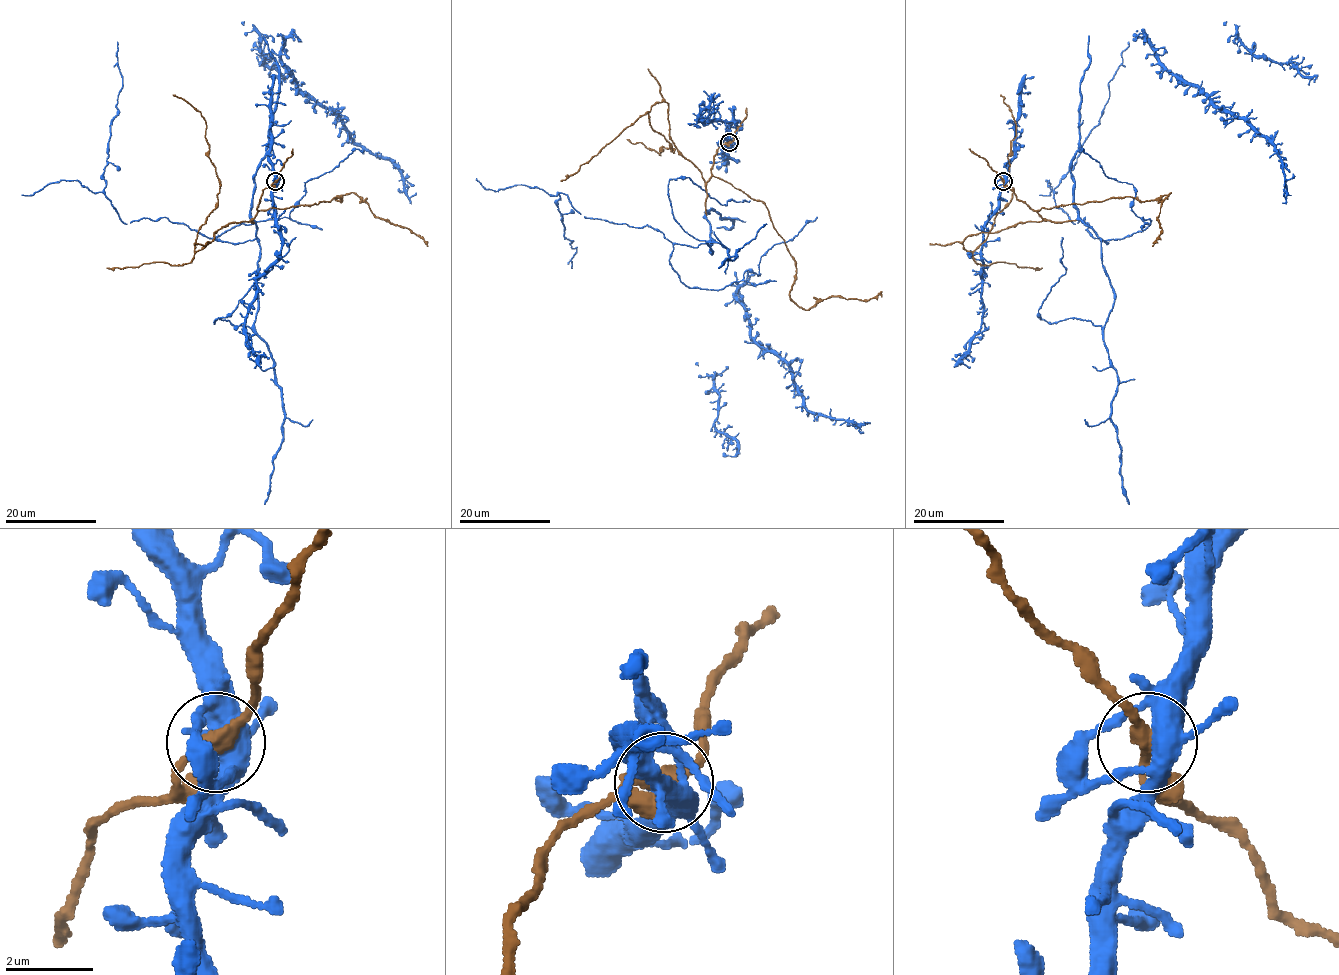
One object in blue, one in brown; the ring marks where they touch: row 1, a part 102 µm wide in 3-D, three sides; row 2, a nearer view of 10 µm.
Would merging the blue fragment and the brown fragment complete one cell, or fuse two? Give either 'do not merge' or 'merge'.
merge

